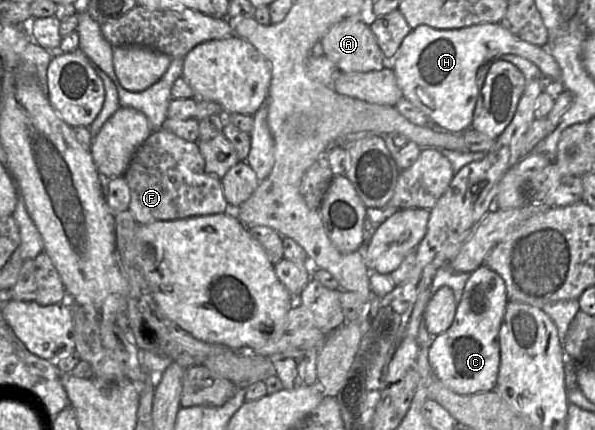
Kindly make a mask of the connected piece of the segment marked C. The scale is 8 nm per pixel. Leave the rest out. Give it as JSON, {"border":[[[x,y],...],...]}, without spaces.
{"border":[[[485,265],[469,276],[450,328],[431,345],[428,360],[433,374],[450,390],[467,395],[492,391],[500,366],[499,332],[509,299],[502,277]]]}

